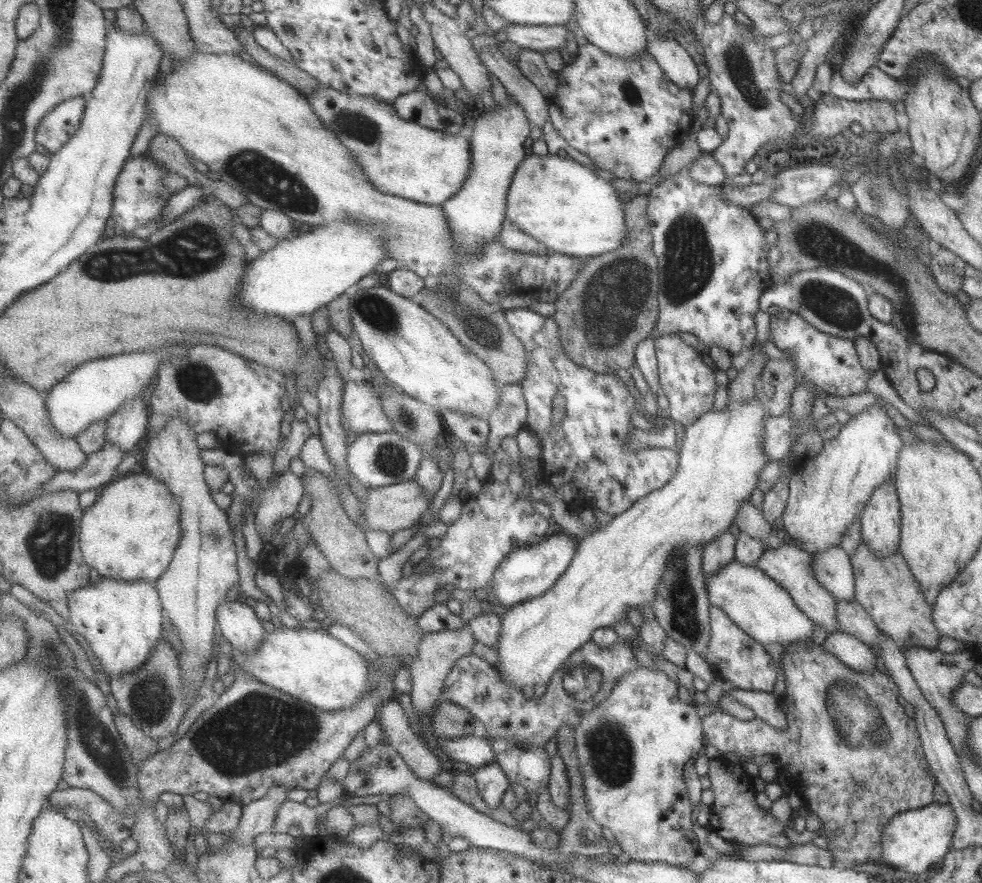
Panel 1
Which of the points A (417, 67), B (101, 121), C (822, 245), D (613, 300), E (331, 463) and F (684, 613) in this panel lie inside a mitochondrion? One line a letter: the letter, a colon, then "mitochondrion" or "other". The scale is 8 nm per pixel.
A: other
B: other
C: mitochondrion
D: mitochondrion
E: other
F: mitochondrion

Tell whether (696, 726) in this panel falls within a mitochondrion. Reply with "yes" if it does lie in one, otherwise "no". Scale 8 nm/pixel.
no

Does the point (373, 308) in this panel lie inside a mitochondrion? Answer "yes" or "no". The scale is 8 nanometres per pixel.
yes

